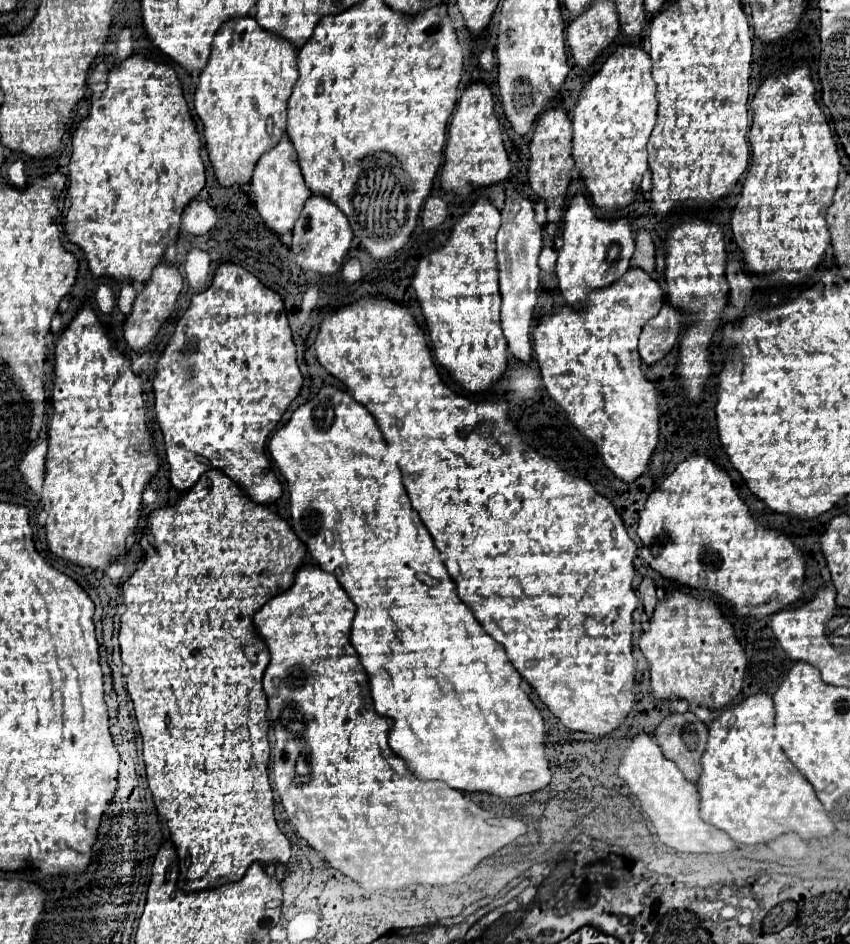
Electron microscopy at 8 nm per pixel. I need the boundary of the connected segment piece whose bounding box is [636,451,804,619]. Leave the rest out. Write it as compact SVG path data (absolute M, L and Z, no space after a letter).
M698 451L688 455L674 467L660 487L650 493L644 509L640 511L636 533L642 539L640 555L650 567L682 585L708 589L728 599L740 617L752 615L762 619L802 597L800 585L804 583L804 553L792 543L790 535L756 523L732 477L708 453Z

